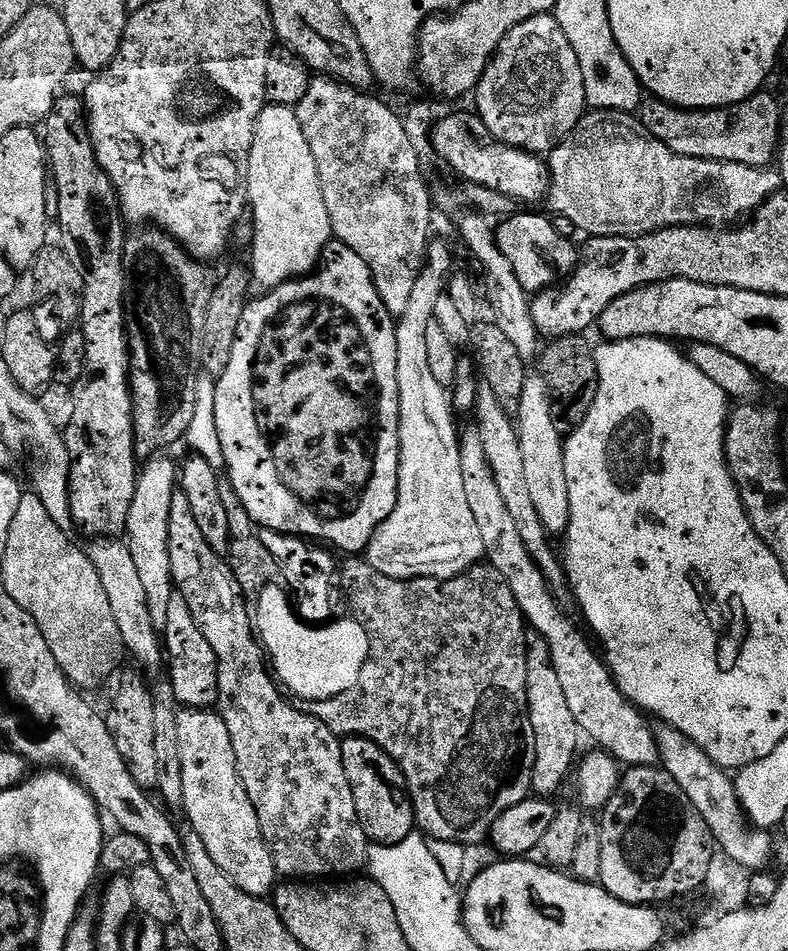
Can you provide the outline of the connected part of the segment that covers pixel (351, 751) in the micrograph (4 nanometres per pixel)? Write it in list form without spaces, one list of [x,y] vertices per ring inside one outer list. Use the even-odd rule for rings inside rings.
[[[350,736],[340,741],[342,766],[354,794],[354,806],[358,810],[360,824],[373,845],[397,844],[413,835],[416,815],[412,800],[408,797],[408,784],[402,770],[386,750],[382,750],[365,736]]]

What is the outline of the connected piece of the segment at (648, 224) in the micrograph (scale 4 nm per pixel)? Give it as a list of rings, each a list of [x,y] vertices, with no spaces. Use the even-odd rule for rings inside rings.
[[[592,110],[585,114],[569,136],[553,147],[546,160],[546,172],[550,177],[546,203],[553,208],[551,211],[570,218],[577,233],[588,232],[589,237],[644,236],[663,228],[685,226],[732,226],[751,217],[762,202],[761,169],[674,154],[628,110]]]

